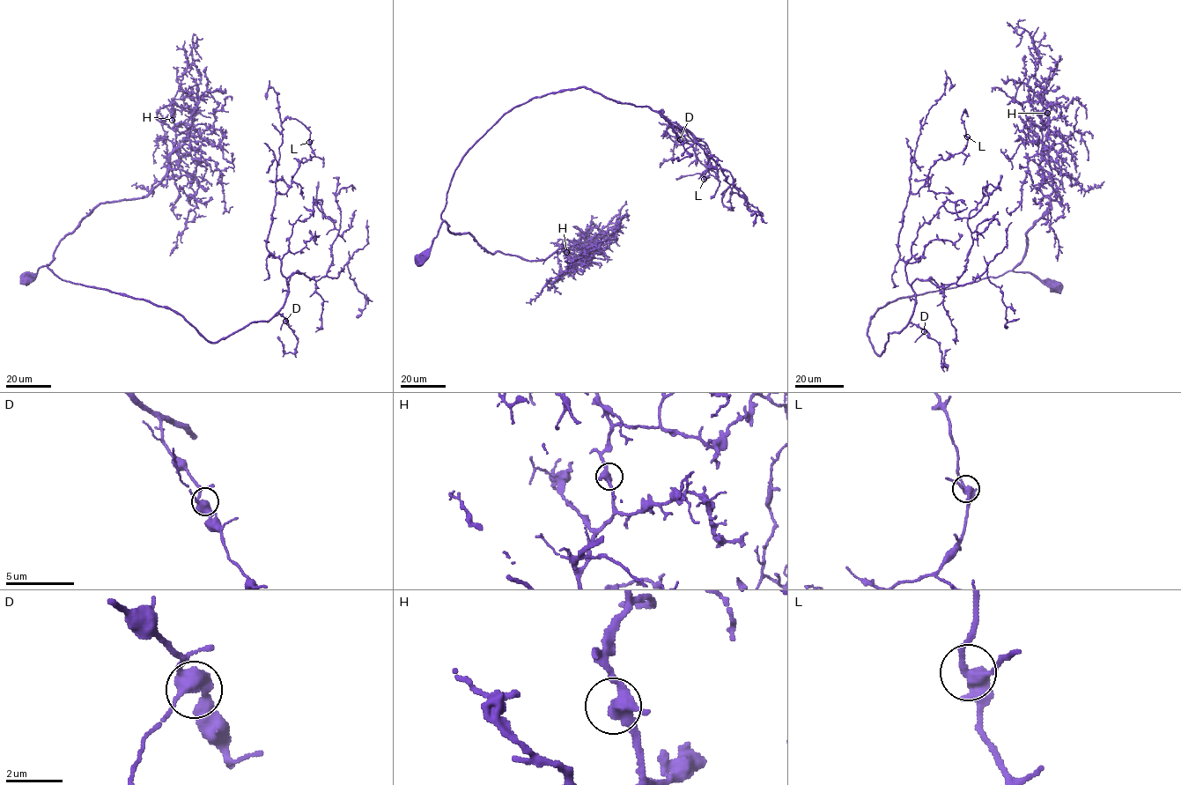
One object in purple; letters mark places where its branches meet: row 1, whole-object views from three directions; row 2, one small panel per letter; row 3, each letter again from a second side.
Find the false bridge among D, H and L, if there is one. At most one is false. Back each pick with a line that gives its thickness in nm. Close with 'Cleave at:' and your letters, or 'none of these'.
Cleave at: none of these

